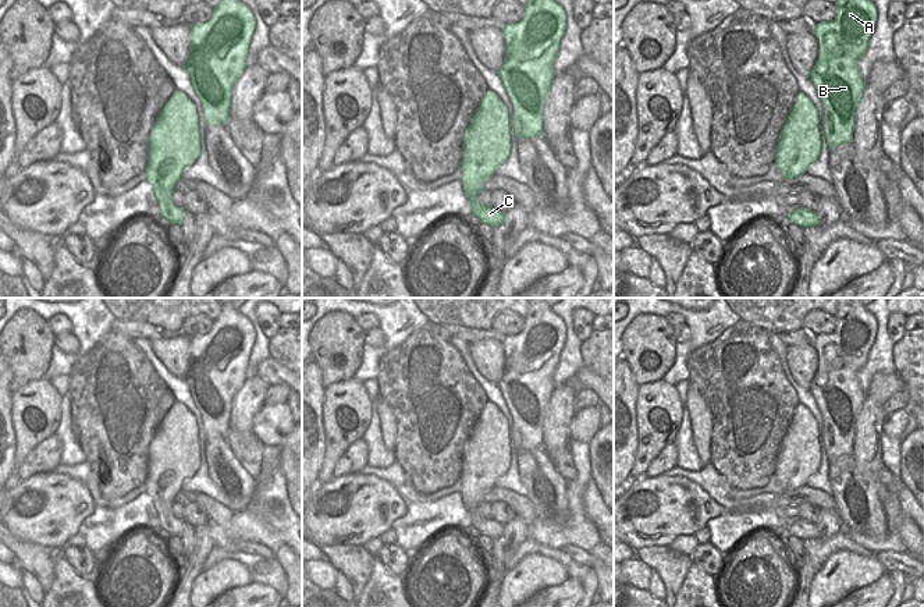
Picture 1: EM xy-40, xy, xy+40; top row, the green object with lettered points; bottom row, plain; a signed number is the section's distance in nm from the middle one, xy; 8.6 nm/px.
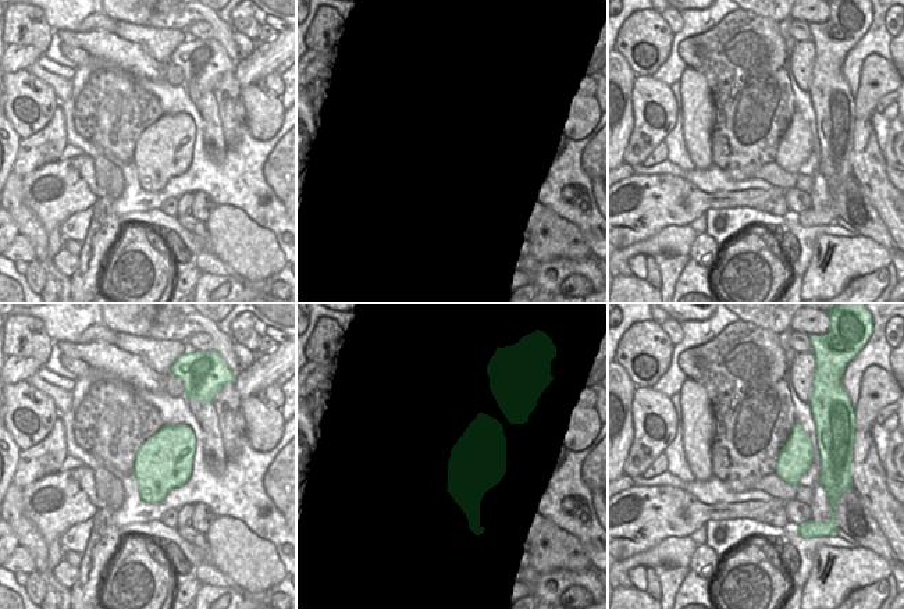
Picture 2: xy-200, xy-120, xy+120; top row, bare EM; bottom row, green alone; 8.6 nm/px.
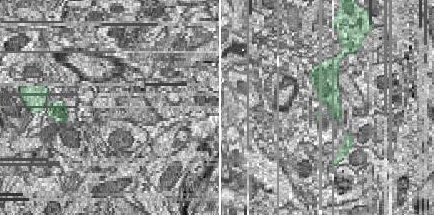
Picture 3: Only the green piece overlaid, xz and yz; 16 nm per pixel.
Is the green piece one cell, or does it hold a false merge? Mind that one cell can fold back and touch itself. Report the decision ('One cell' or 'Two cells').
One cell.

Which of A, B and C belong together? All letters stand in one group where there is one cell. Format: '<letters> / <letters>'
A B C

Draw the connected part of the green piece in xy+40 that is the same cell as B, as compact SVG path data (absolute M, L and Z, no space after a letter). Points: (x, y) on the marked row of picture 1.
M836 0L832 21L815 24L818 57L810 79L824 110L827 148L853 142L854 114L867 85L857 67L875 28L877 8L870 0Z

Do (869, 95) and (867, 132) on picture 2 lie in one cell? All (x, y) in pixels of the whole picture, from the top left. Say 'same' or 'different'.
different

